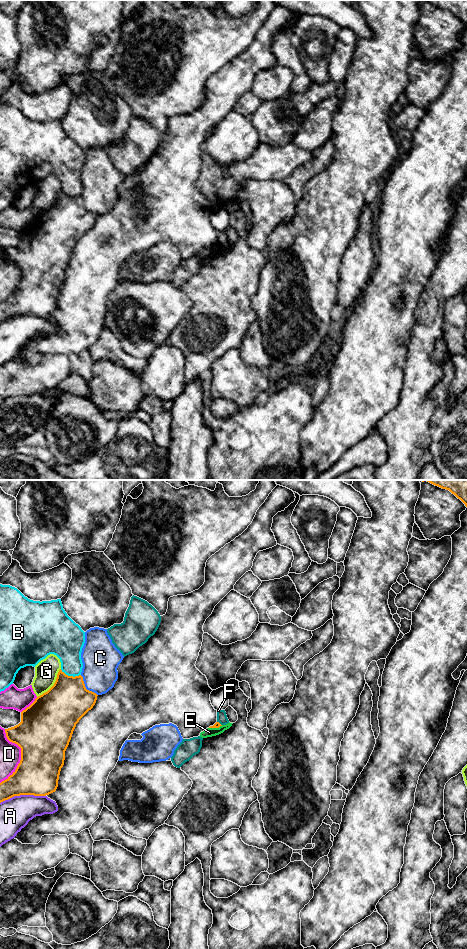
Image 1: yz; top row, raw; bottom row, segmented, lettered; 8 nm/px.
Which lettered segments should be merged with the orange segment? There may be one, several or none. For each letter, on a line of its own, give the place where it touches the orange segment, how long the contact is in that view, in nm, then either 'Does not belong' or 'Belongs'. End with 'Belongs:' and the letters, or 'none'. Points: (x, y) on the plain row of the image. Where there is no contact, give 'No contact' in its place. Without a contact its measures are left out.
A: Touches orange at yz (22, 314). Shared border 380 nm. Does not belong
B: Touches orange at yz (70, 196). Shared border 180 nm. Does not belong
C: Touches orange at yz (85, 207). Shared border 220 nm. Does not belong
D: Touches orange at yz (21, 276). Shared border 440 nm. Does not belong
E: Touches orange at yz (215, 247). Shared border 110 nm. Does not belong
F: Touches orange at yz (219, 243). Shared border 50 nm. Does not belong
G: Touches orange at yz (54, 204). Shared border 300 nm. Does not belong
Belongs: none

